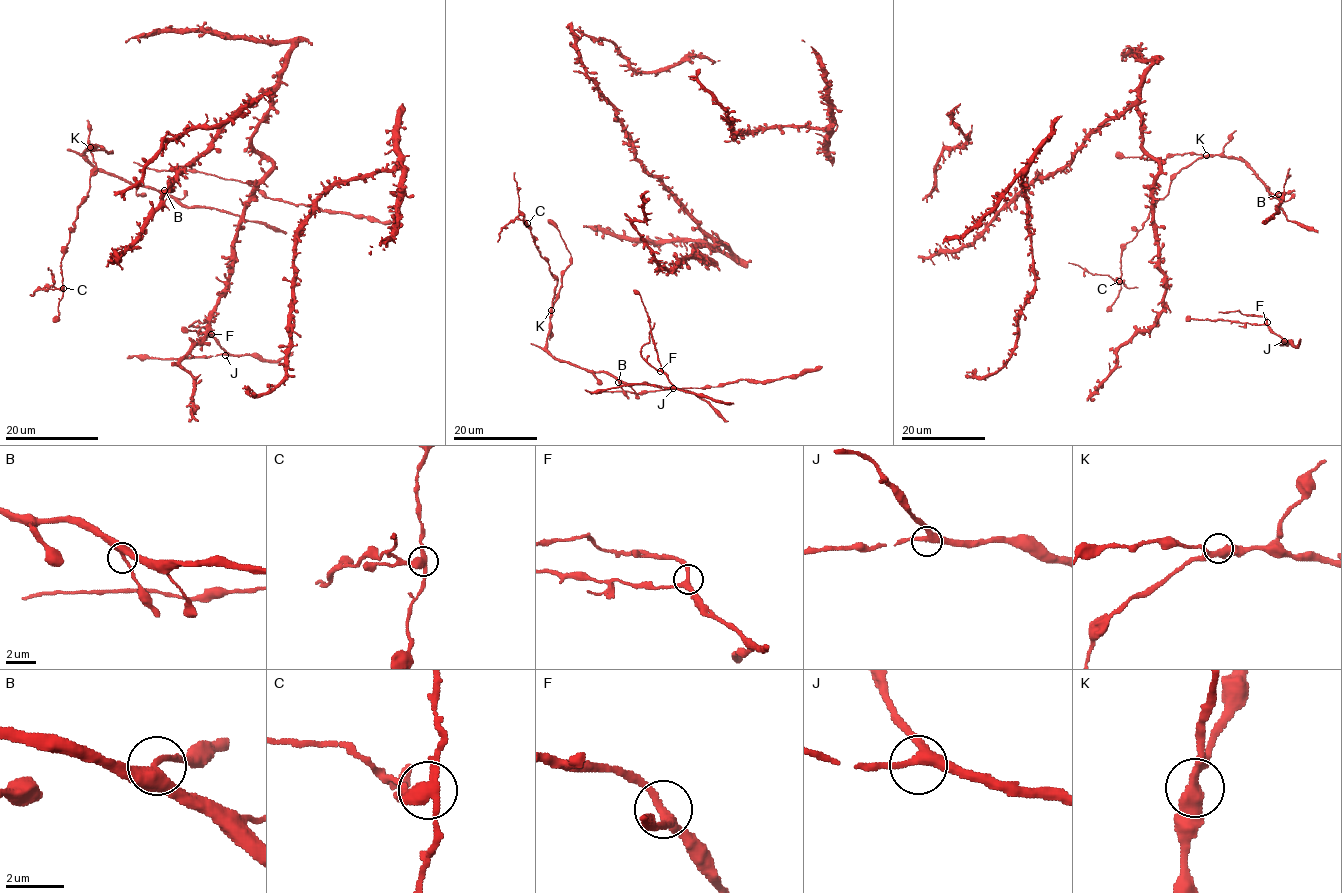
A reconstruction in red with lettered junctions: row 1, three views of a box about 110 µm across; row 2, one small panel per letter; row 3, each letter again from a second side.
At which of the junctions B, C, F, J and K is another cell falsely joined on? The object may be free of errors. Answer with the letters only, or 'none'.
C

